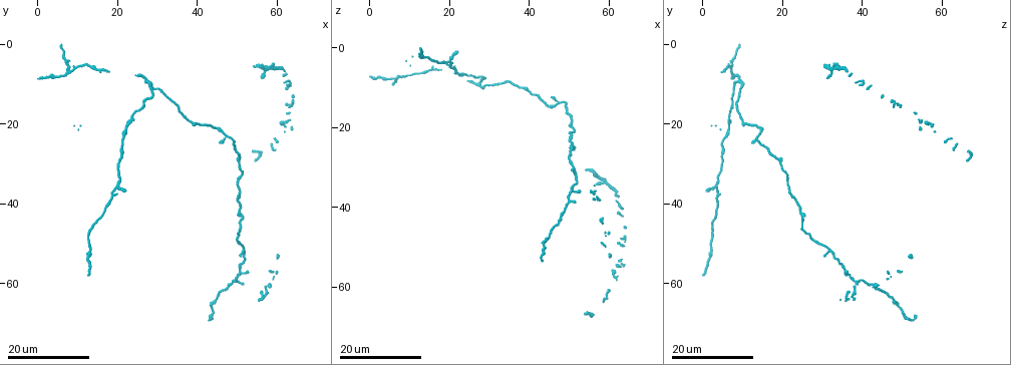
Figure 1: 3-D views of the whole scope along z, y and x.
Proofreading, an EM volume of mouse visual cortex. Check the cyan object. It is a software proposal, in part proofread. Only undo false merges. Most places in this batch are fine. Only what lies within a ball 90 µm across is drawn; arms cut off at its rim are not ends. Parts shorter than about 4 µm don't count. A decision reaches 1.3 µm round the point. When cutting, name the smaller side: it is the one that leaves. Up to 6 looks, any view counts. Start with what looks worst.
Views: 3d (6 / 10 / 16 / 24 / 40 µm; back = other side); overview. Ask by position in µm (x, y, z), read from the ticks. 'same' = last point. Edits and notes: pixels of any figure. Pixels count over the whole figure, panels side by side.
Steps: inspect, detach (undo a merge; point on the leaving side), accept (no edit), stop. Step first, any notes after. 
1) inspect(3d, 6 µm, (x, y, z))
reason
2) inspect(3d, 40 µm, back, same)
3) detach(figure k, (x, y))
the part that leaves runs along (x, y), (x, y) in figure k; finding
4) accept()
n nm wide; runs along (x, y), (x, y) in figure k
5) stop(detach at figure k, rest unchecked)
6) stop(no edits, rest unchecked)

inspect(3d, 16 µm, (51.0, 59.5, 39.0))
a fork

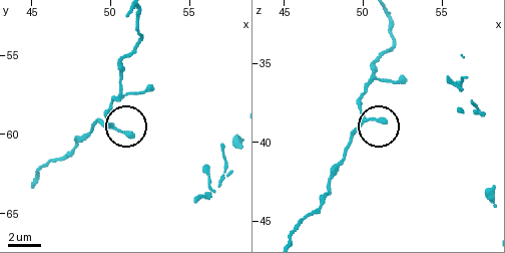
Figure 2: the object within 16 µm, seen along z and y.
inspect(3d, 6 µm, (50.2, 59.6, 38.5))

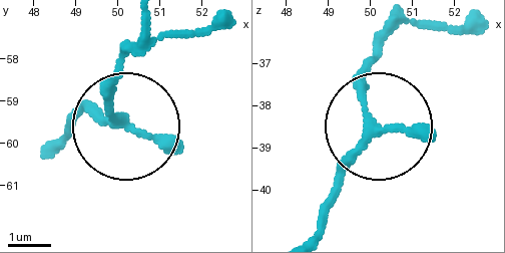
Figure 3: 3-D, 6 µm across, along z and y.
accept()
side arm 23 µm; runs along (399, 19), (367, 84), (374, 138), (327, 199) in figure 3; one neuron here

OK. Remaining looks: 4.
inspect(3d, 16 µm, (8.0, 6.5, 7.5))
branch point

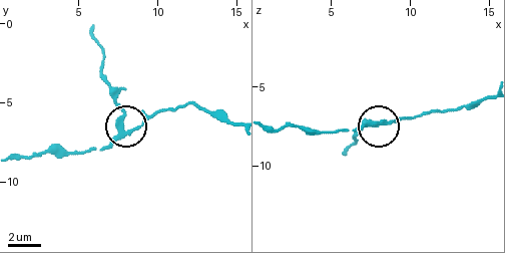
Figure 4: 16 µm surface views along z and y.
inspect(3d, 6 µm, (7.6, 6.8, 7.3))

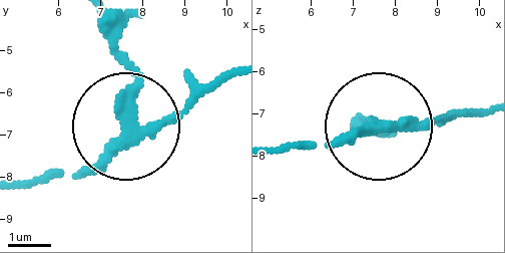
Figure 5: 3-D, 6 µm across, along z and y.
detach(figure 5, (132, 63))
250 nm wide; the part that leaves runs along (129, 121), (129, 60), (115, 17) in figure 5; two neurons meet here

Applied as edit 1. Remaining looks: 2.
stop(detach at figure 5, rest unchecked)

